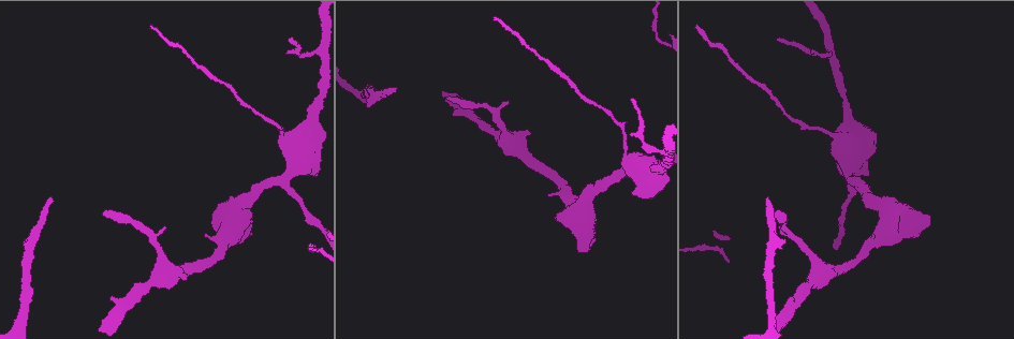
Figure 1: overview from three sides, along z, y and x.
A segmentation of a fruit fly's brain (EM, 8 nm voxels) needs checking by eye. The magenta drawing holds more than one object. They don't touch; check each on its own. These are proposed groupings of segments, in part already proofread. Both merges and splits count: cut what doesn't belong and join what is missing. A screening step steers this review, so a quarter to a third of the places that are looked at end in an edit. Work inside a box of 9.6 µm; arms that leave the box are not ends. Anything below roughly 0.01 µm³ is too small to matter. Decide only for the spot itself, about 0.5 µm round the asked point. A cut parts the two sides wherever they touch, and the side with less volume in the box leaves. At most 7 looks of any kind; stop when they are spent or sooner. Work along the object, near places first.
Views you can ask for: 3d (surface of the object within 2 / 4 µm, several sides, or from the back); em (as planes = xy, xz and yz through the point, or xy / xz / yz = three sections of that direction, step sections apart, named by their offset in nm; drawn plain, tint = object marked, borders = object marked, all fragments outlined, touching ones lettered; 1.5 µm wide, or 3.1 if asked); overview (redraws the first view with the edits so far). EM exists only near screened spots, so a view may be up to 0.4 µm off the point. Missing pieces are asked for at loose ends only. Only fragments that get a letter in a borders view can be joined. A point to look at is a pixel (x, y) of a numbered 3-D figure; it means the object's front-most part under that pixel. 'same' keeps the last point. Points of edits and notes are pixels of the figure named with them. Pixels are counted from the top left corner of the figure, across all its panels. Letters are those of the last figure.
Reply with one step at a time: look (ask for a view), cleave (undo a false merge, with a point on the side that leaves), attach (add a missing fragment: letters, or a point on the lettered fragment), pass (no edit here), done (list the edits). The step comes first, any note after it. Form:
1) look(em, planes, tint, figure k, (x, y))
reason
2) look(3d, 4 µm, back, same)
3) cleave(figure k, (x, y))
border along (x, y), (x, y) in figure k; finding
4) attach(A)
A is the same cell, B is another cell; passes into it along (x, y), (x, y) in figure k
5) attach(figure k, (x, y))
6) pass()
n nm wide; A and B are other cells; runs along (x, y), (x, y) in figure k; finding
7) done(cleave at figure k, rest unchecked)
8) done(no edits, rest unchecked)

look(3d, 2 µm, figure 1, (632, 100))
thin end

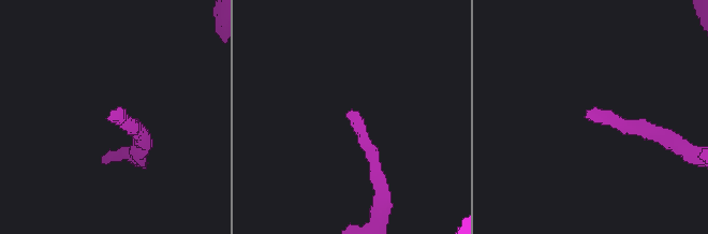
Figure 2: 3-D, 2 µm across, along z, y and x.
look(em, planes, borders, figure 2, (586, 109))

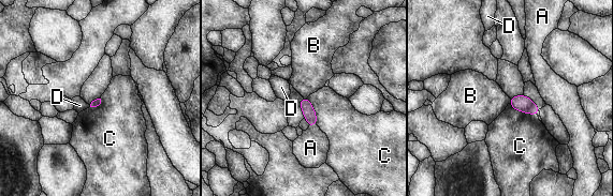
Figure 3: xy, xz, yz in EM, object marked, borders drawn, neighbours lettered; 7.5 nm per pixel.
pass()
A, B, C and D are other cells; border along (509, 99), (510, 103) in figure 3; none of them fits

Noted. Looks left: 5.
look(3d, 2 µm, figure 1, (778, 227))
free end

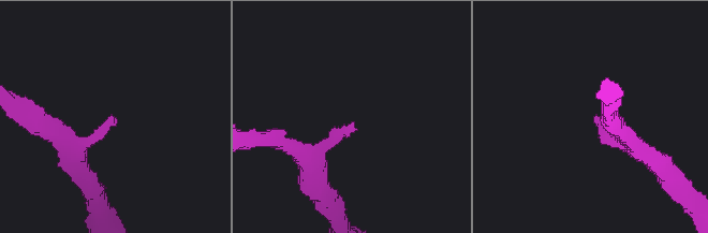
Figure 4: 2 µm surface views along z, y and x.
look(em, planes, plain, figure 4, (115, 119))
shape alone is not enough

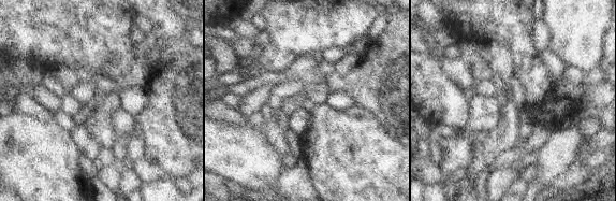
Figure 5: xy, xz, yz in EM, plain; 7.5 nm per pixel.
look(em, planes, borders, same)
what lies round it

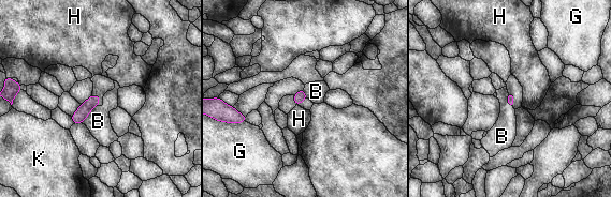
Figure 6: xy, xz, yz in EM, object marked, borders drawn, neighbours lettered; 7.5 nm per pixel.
pass()
B, G, H and K are other cells; border along (97, 105), (81, 122) in figure 6; no lettered fragment goes on from it

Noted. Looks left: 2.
look(3d, 2 µm, figure 1, (549, 195))
free end

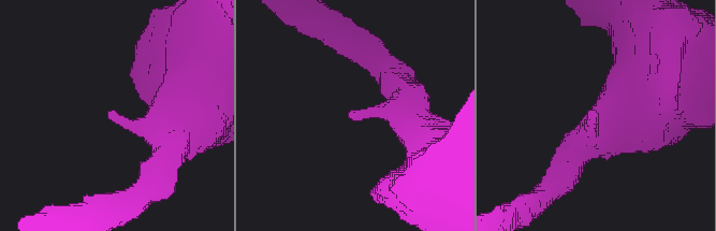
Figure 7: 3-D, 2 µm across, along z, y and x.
look(em, planes, borders, figure 7, (598, 114))
shape alone is not enough

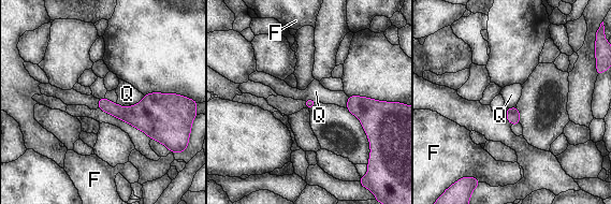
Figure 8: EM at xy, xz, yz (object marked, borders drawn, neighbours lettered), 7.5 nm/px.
pass()
F and Q are other cells; border along (144, 96), (136, 104), (131, 105) in figure 8; no lettered fragment goes on from it

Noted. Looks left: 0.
done(no edits, rest unchecked)

